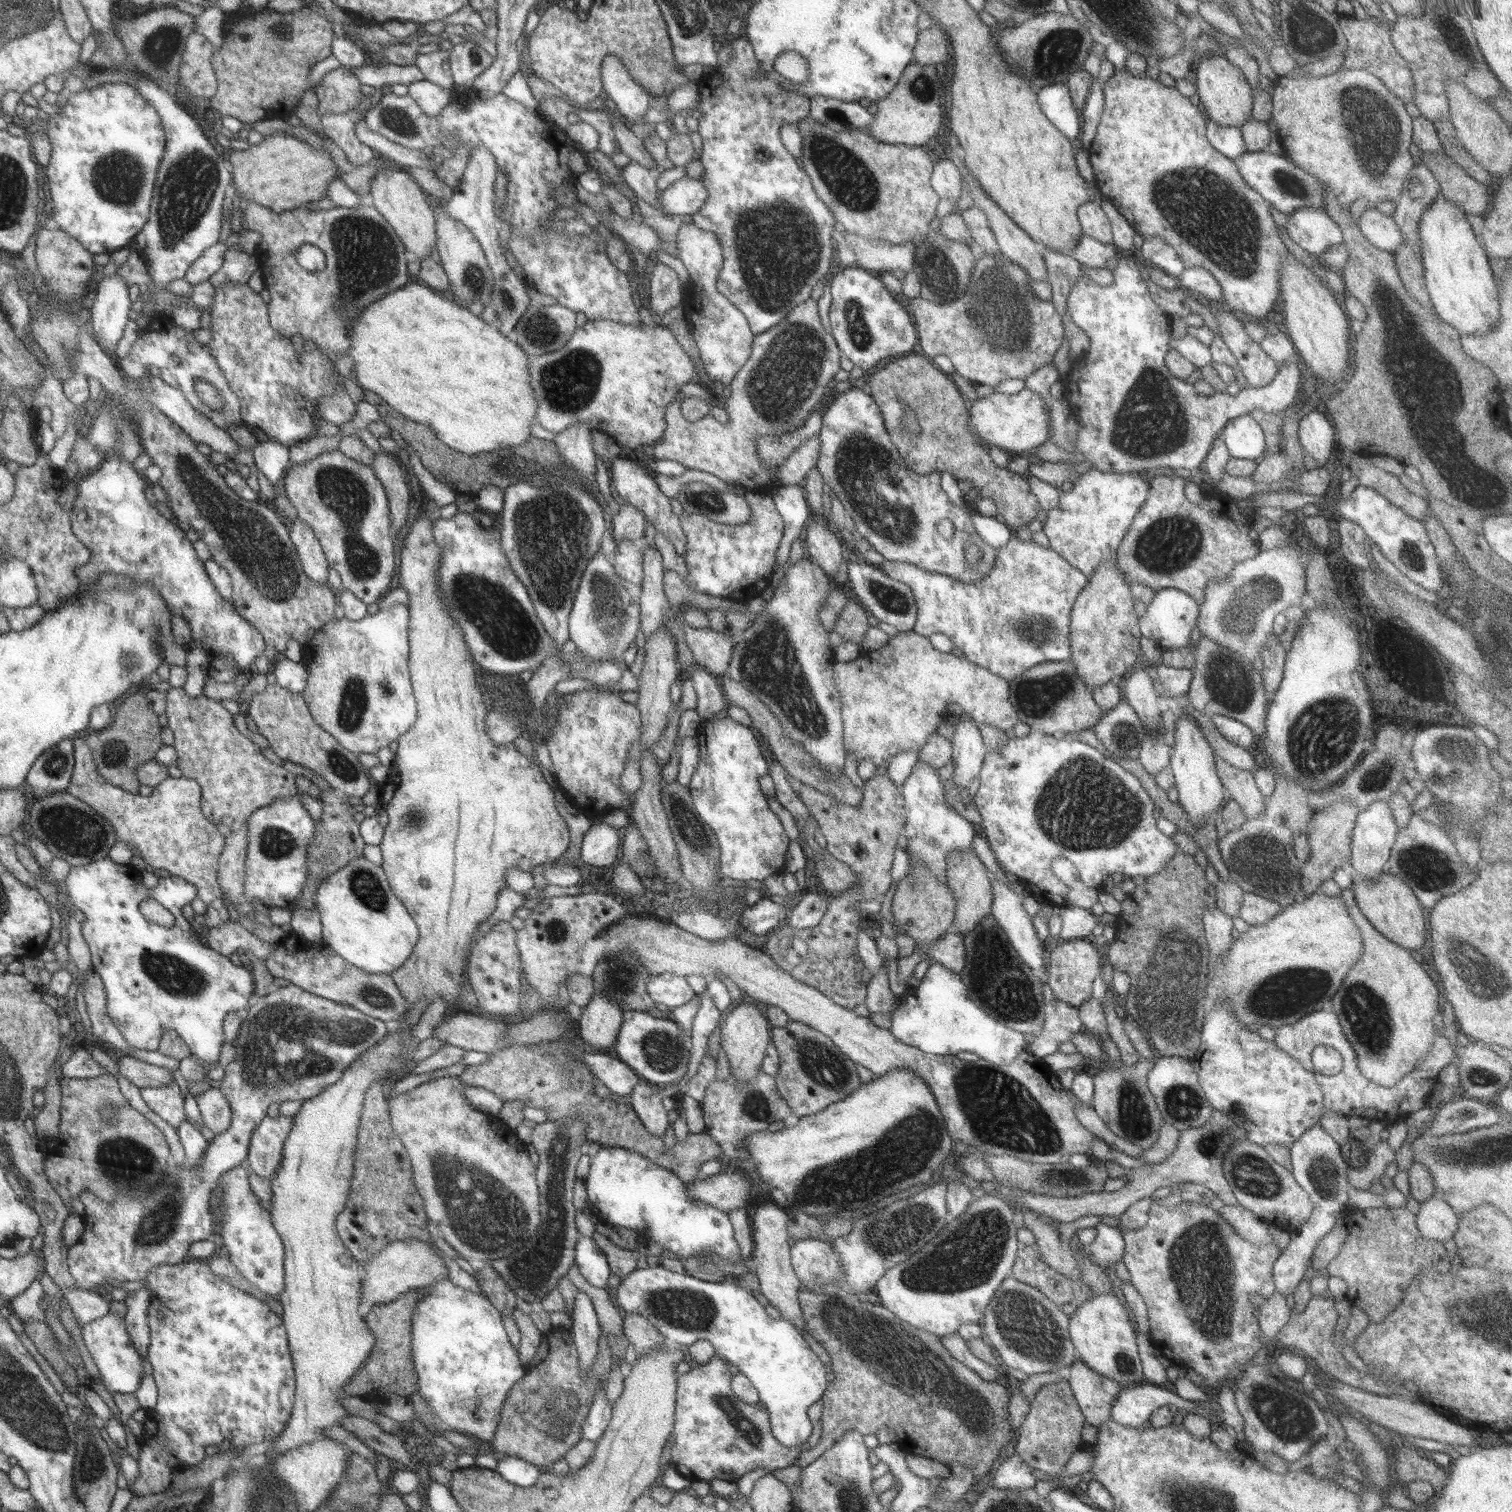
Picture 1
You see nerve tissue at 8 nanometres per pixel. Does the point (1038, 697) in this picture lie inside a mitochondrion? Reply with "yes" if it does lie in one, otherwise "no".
yes

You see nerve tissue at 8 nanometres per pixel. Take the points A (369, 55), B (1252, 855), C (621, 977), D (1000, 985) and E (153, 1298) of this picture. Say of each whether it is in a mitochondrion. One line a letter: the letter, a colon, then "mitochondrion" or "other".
A: other
B: mitochondrion
C: mitochondrion
D: mitochondrion
E: other

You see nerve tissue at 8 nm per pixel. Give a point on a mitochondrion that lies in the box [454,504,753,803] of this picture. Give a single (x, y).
(608, 615)

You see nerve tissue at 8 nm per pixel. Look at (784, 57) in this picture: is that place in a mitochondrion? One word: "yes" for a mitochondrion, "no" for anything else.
no

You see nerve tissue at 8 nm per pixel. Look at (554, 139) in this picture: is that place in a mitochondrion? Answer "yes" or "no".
no

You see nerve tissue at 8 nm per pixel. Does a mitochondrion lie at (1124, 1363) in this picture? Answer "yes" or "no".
yes

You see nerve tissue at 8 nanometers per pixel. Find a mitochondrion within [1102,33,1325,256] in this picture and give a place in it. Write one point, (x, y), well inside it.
(1285, 179)

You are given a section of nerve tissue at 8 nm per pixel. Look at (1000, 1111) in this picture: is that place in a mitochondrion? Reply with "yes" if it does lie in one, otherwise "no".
yes

